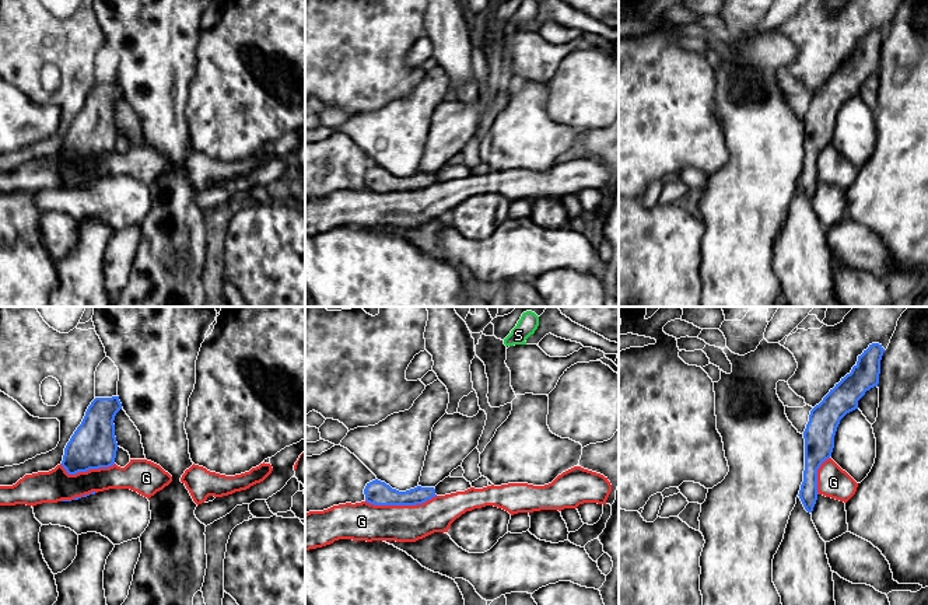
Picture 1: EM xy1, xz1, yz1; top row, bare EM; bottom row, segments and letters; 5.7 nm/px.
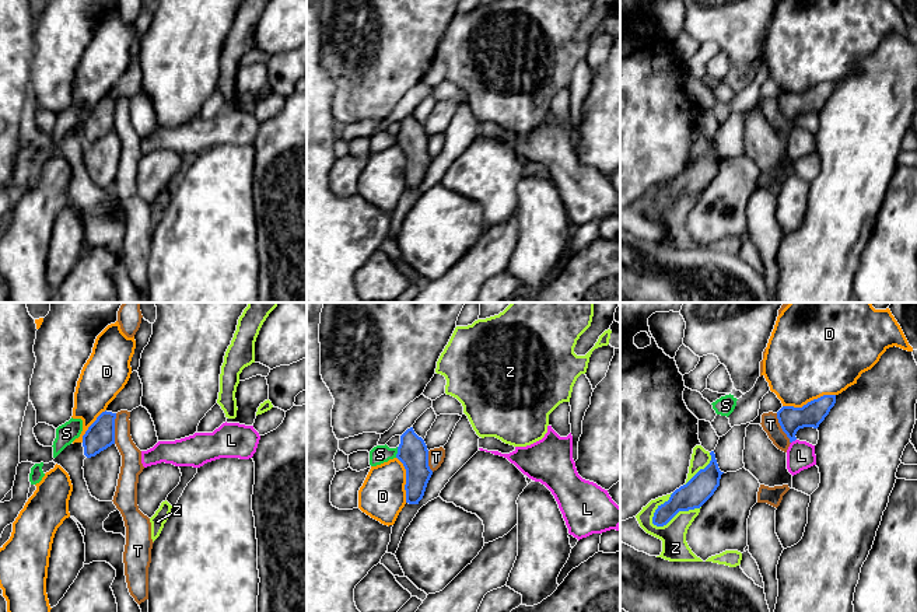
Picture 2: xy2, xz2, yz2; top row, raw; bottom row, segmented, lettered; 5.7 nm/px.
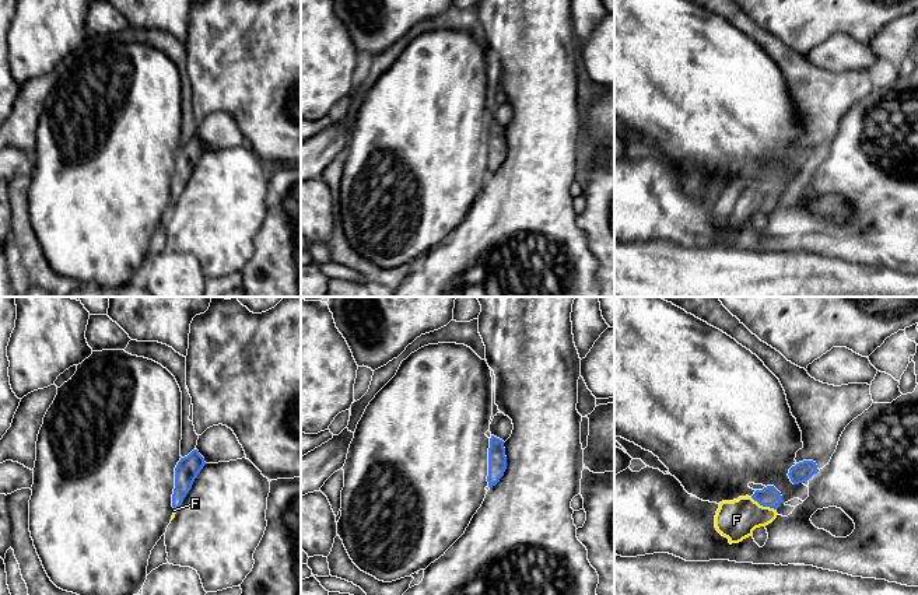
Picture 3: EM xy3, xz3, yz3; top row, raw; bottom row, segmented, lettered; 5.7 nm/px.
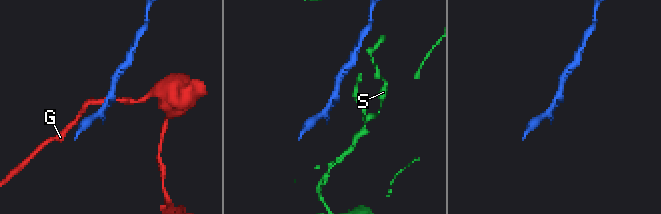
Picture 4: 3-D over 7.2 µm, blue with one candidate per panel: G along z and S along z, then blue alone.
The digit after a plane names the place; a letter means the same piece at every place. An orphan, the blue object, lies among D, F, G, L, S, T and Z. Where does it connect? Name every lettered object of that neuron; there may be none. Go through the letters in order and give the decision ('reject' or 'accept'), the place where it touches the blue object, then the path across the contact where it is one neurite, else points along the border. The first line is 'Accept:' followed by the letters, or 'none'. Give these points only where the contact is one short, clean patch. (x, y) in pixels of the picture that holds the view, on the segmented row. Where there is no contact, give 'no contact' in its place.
Accept: F
D: reject | yz2 (808, 402)
F: accept | yz3 (763, 506) | across yz3 (768, 496), (763, 506), (736, 520)
G: reject | xz1 (401, 504) | along xz1 (436, 495), (415, 504), (370, 504), (366, 502)
L: reject | yz2 (793, 440) | along yz2 (795, 439), (791, 443)
S: reject | xz2 (398, 453) | along xz2 (398, 447), (395, 457)
T: reject | xy2 (114, 429) | along xy2 (116, 413), (114, 443)
Z: reject | yz2 (675, 514)

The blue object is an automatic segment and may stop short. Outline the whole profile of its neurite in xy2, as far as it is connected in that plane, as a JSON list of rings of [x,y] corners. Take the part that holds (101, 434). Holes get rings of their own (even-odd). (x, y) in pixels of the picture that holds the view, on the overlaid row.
[[[102,412],[83,436],[84,455],[95,457],[101,451],[115,444],[116,413]]]

